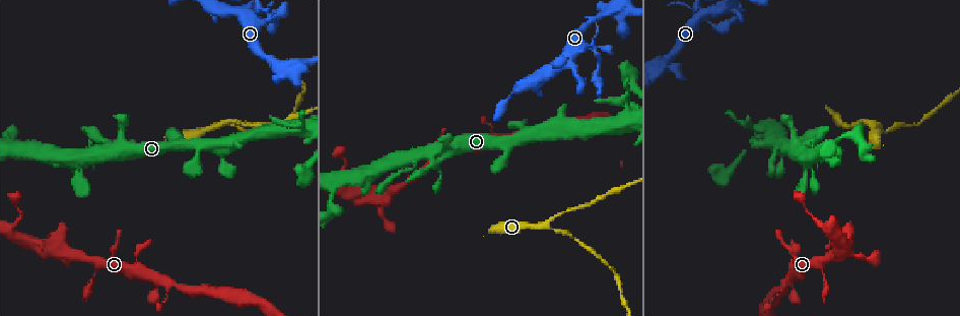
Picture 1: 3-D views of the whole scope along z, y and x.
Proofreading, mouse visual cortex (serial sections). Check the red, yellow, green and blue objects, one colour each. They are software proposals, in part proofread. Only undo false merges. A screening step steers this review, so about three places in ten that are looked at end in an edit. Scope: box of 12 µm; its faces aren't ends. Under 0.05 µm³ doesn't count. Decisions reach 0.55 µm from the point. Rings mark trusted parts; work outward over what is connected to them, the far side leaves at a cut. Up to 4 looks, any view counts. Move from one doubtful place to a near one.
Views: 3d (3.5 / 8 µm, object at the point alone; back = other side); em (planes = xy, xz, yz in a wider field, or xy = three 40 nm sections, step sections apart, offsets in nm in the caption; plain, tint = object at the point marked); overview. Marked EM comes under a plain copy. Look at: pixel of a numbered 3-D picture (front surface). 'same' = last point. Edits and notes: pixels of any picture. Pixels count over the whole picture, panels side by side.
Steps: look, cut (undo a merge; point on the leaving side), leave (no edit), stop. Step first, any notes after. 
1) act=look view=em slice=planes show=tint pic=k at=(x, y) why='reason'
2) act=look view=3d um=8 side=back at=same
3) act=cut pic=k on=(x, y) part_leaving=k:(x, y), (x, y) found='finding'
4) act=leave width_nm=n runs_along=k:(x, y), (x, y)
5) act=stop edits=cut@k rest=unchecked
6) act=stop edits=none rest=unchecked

act=look view=3d um=3.5 pic=1 at=(276, 16) why='sudden change in width'

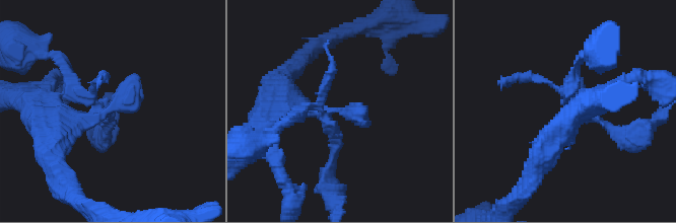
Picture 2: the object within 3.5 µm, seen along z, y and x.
act=look view=em slice=xy step=5 show=tint pic=2 at=(109, 112) why='shape alone is not enough'

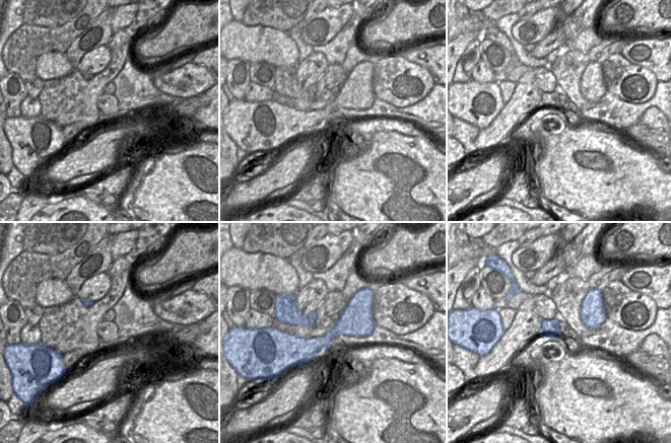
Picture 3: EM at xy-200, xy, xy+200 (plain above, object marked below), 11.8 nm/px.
act=leave width_nm=300 runs_along=3:(370, 312), (320, 344), (289, 342) found='one cell here'

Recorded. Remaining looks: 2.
act=look view=3d um=3.5 pic=1 at=(183, 137) why='abrupt turn'

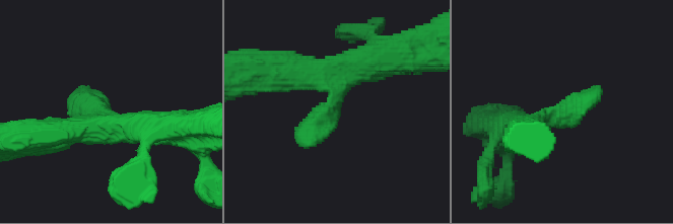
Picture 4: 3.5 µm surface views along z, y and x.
act=look view=em slice=xy step=3 show=tint pic=4 at=(552, 116)

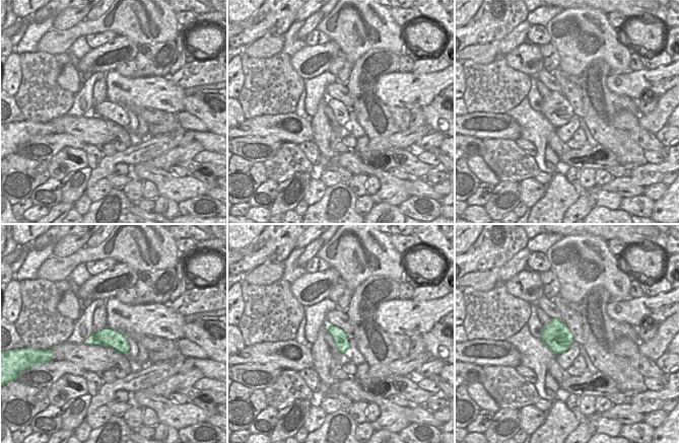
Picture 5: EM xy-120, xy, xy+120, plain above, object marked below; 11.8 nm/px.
act=leave runs_along=4:(527, 134), (600, 87) found='all the same cell'

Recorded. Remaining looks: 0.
act=stop edits=none rest=unchecked

